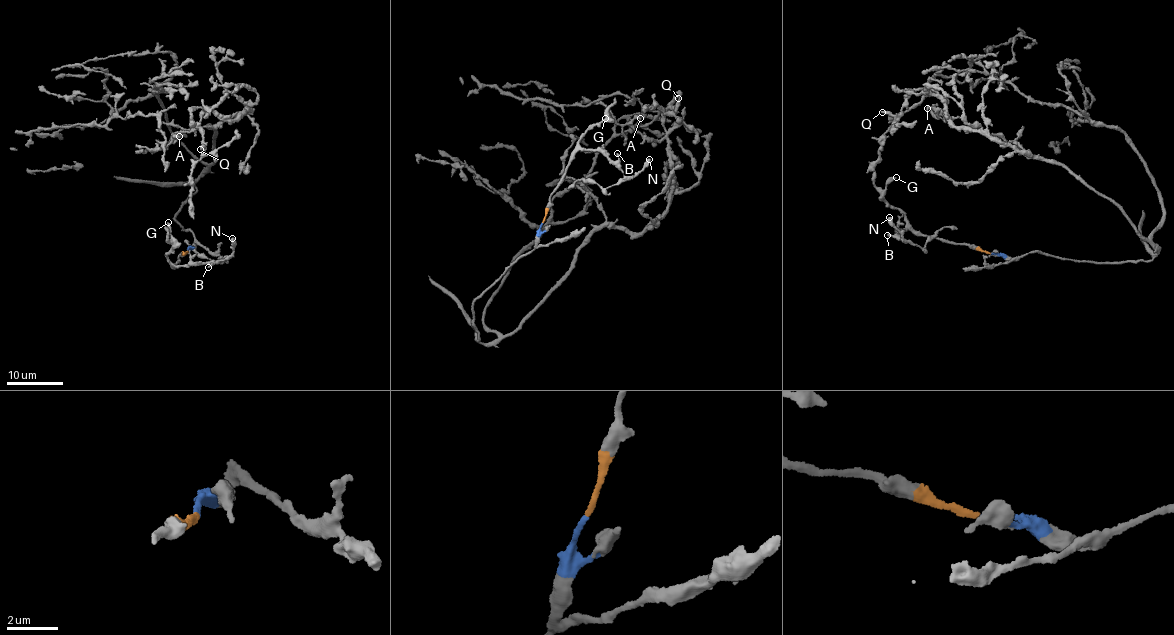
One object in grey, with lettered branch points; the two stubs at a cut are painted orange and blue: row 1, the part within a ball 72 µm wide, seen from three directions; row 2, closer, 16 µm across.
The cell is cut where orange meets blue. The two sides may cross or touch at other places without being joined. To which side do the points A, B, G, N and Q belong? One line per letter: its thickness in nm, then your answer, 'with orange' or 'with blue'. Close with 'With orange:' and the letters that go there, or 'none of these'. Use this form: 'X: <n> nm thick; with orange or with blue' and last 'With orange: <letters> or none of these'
A: 360 nm thick; with blue
B: 260 nm thick; with orange
G: 280 nm thick; with orange
N: 500 nm thick; with orange
Q: 300 nm thick; with blue
With orange: B, G, N

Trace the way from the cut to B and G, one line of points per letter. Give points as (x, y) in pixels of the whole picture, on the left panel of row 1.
B: (187, 250), (172, 268), (211, 263), (208, 267)
G: (187, 250), (172, 266), (165, 254), (172, 247), (168, 222)

